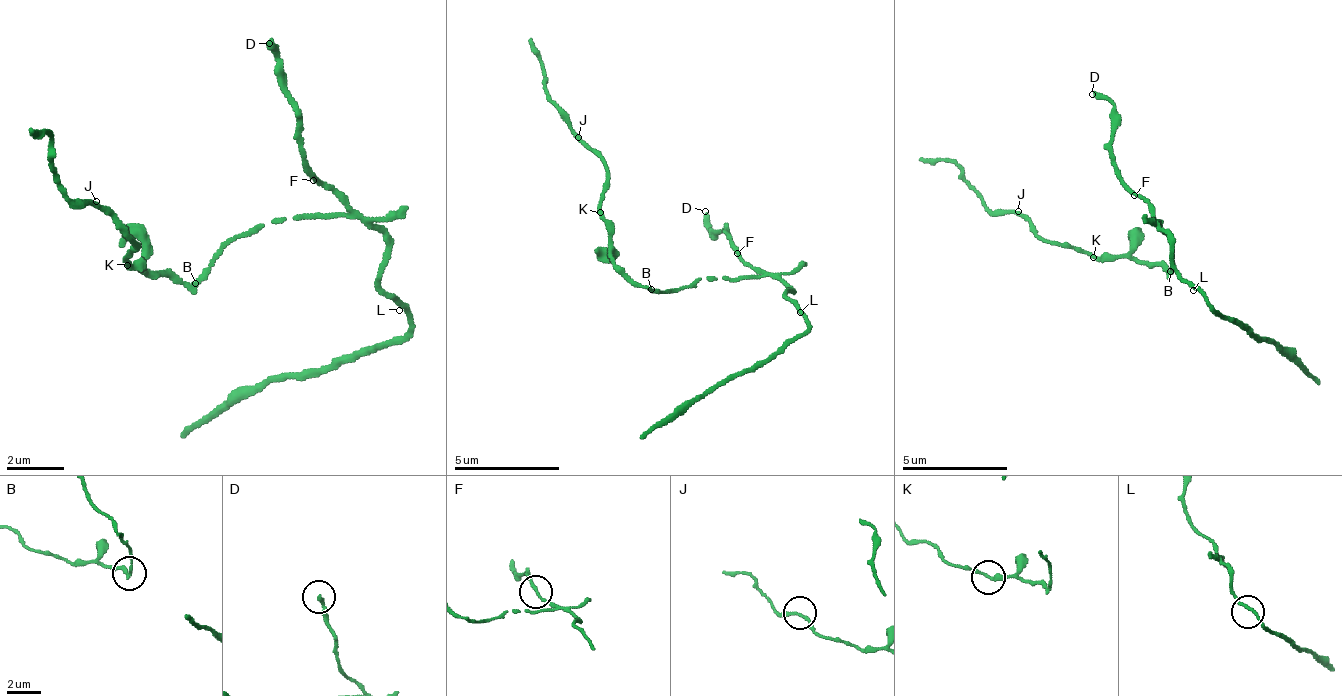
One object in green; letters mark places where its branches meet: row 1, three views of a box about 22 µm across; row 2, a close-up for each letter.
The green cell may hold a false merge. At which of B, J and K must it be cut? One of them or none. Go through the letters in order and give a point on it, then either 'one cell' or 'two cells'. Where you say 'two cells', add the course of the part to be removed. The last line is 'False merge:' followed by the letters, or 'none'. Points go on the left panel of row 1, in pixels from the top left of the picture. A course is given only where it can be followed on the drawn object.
B: (195, 283) | two cells | (197, 281), (226, 245), (269, 223), (363, 216), (385, 238), (377, 281), (406, 331), (226, 396), (183, 439)
J: (96, 201) | one cell
K: (127, 265) | one cell
False merge: B

